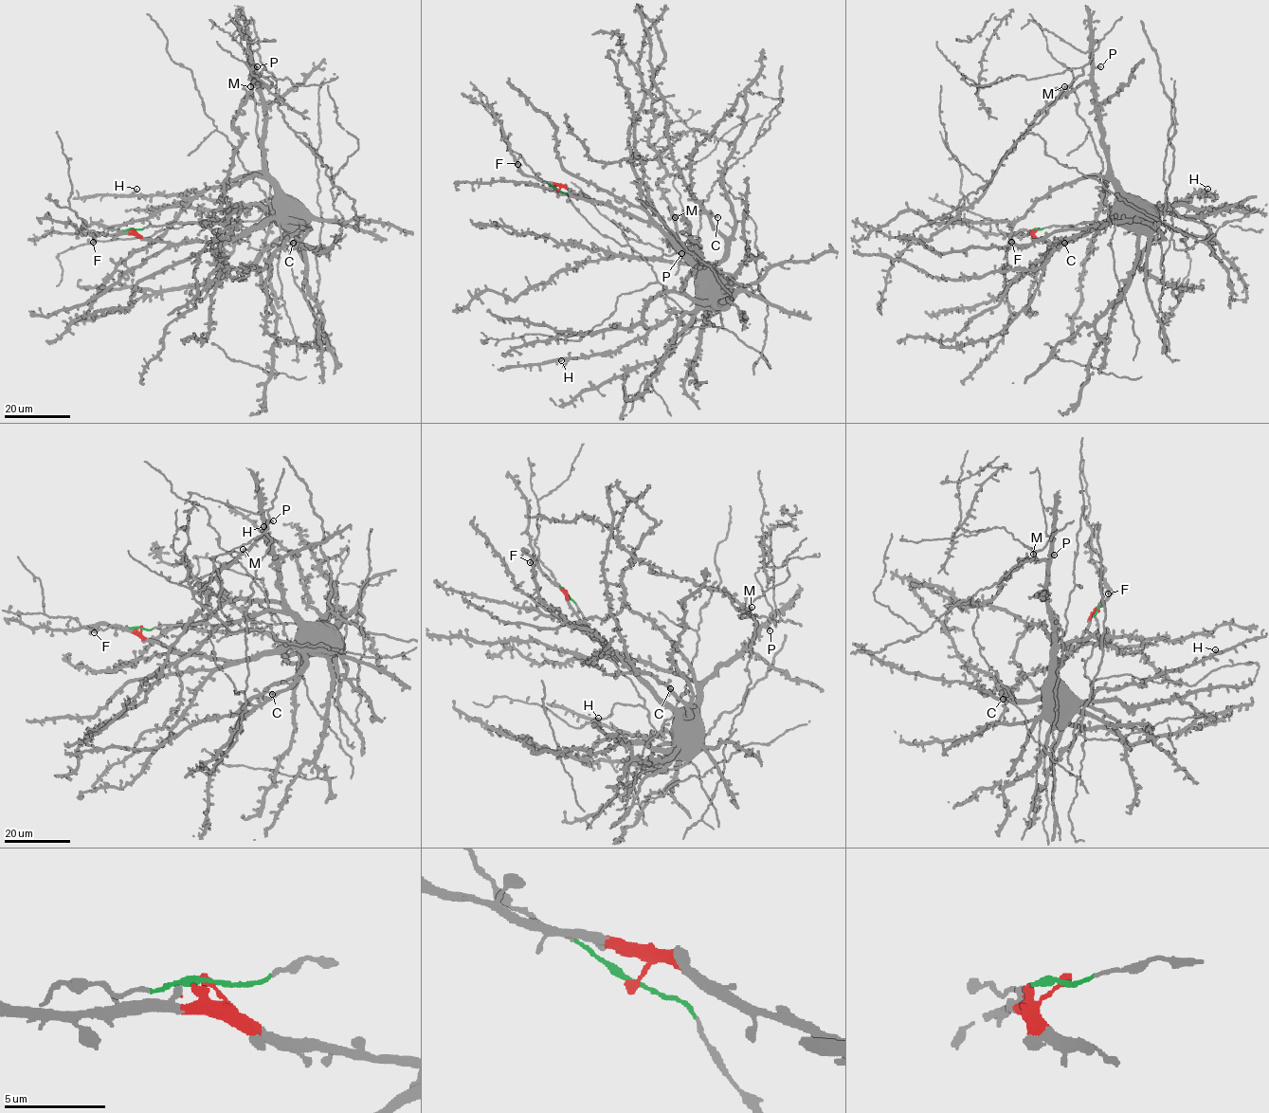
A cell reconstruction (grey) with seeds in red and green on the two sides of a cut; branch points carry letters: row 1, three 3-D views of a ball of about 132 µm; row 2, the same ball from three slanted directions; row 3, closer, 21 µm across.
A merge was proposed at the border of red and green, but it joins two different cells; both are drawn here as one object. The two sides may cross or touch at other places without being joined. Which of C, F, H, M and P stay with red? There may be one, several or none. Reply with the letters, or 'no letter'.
C, F, H, M, P

